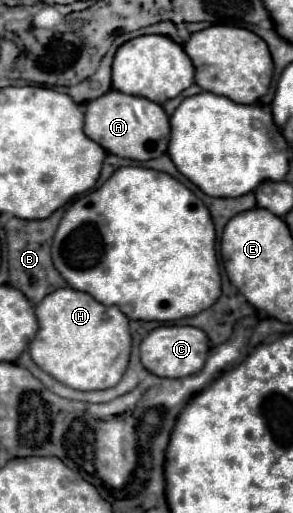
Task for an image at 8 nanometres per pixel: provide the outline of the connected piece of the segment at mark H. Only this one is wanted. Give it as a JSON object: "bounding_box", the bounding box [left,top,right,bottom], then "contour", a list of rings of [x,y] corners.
{"bounding_box":[29,287,131,391],"contour":[[[71,287],[49,293],[37,307],[39,331],[29,343],[31,359],[59,383],[79,391],[115,387],[129,363],[131,333],[129,319],[119,307],[107,307],[89,293]]]}

